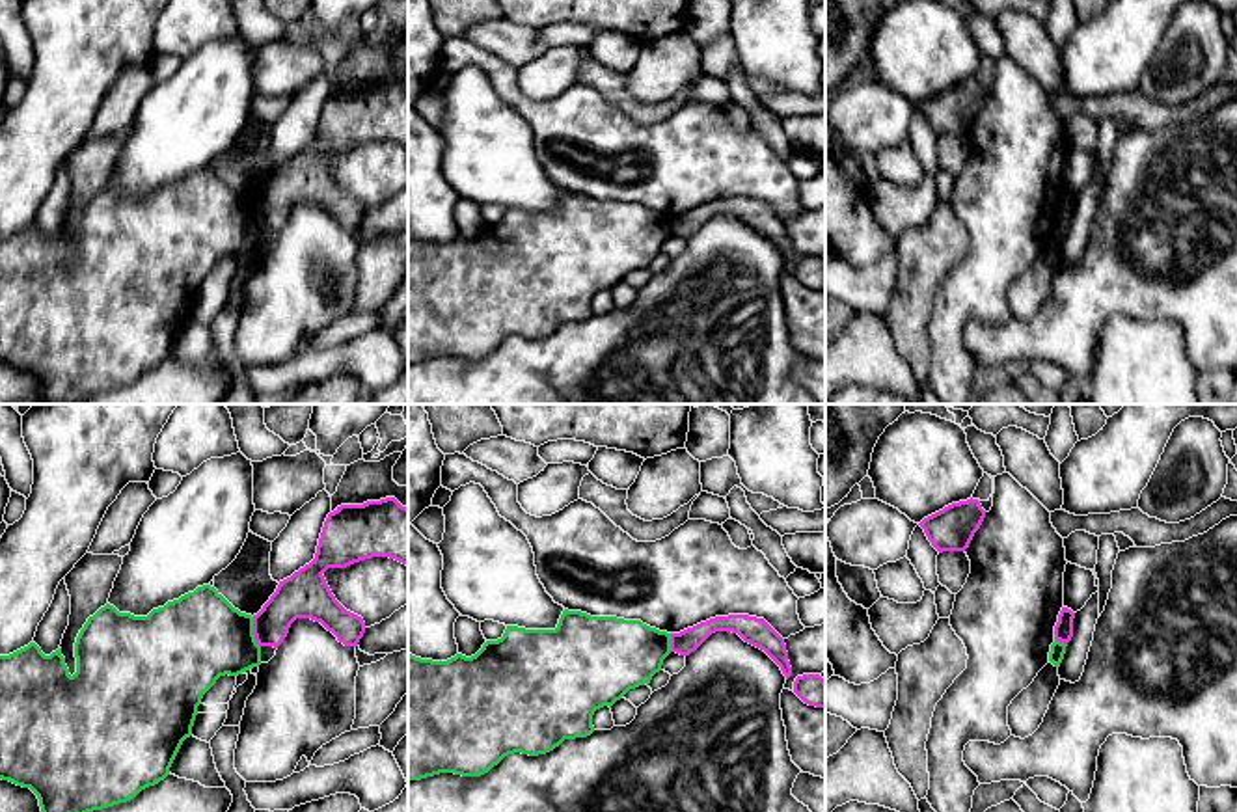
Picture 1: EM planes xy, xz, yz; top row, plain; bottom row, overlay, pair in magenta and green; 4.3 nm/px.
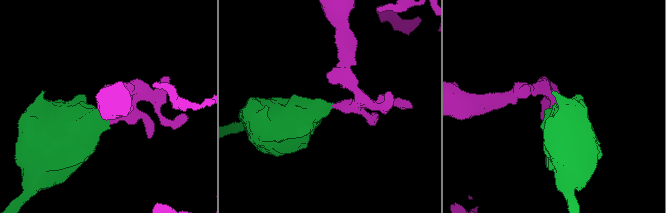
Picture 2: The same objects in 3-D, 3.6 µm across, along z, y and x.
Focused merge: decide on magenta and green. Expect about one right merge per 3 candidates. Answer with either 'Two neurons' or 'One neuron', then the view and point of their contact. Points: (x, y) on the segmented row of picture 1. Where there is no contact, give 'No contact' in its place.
Two neurons. Touches magenta at xy (254, 632)

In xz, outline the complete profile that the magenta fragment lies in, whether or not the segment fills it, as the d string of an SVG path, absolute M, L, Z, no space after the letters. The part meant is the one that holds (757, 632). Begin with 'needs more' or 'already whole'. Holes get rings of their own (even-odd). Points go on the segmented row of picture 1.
already whole; M749 615L715 616L680 633L671 633L671 652L689 656L715 631L738 633L745 643L764 650L781 667L786 680L792 676L784 639L764 618Z

